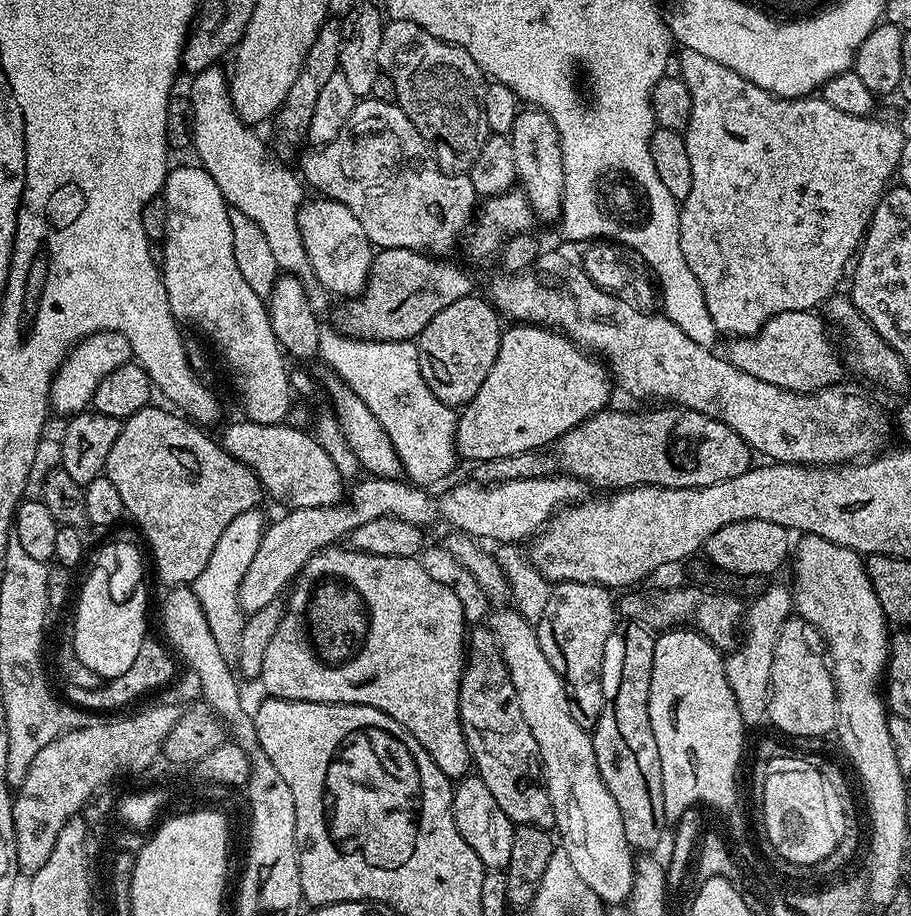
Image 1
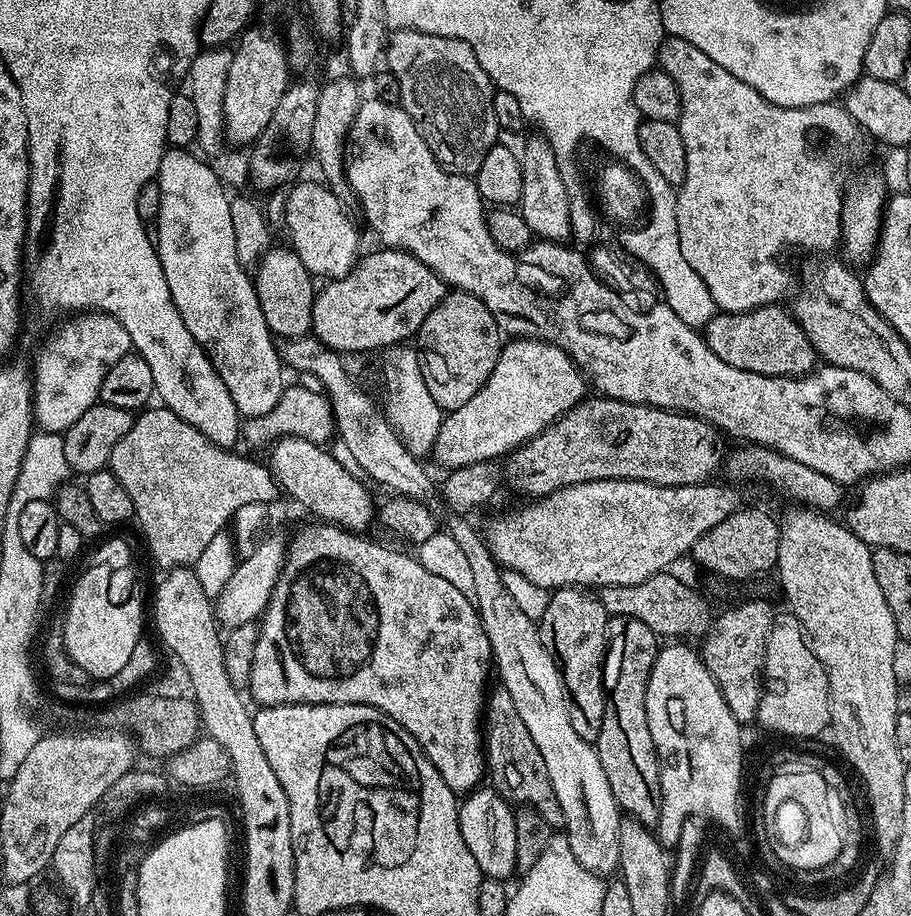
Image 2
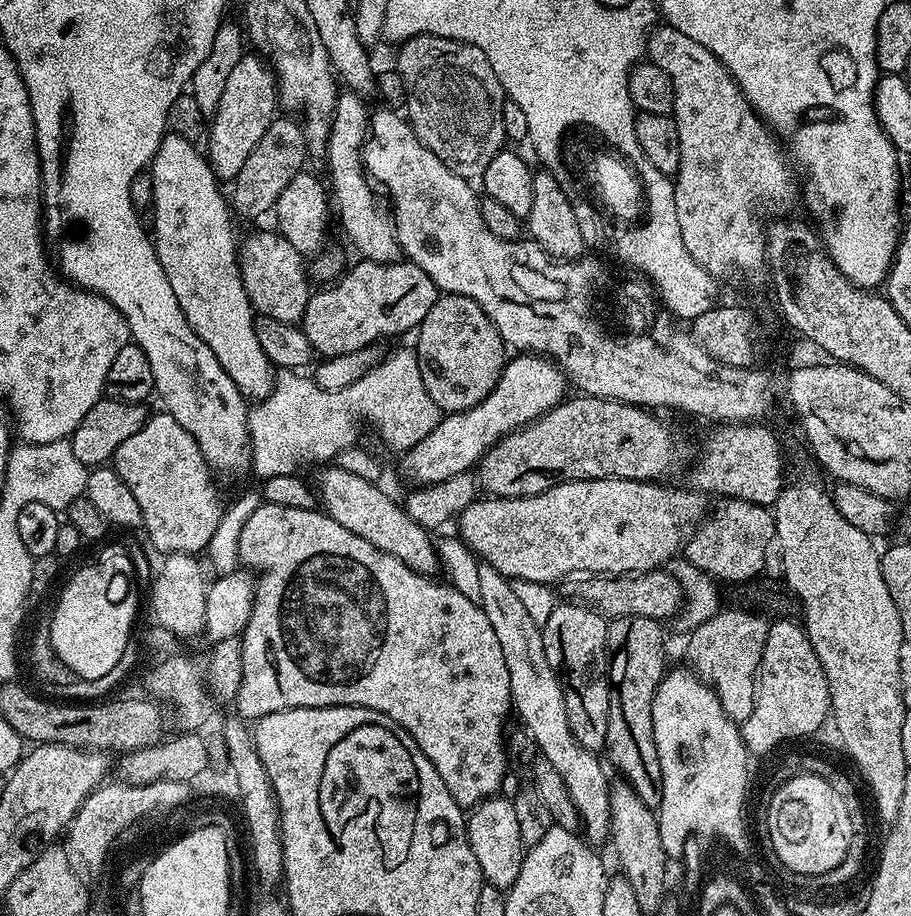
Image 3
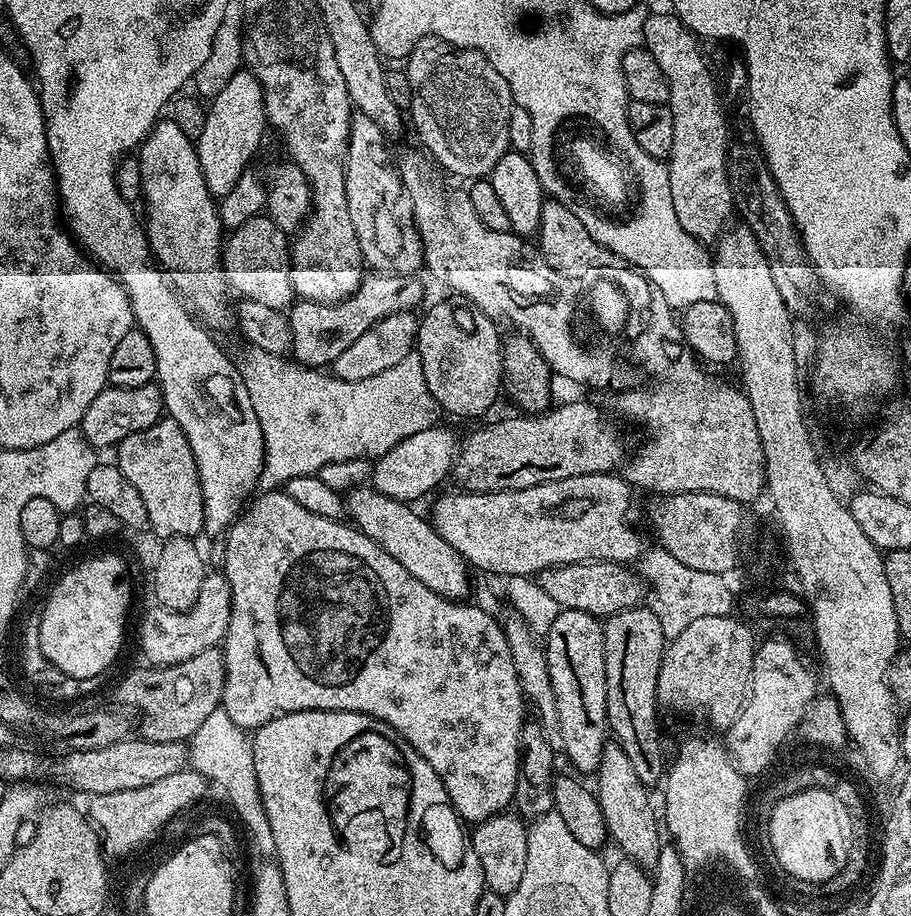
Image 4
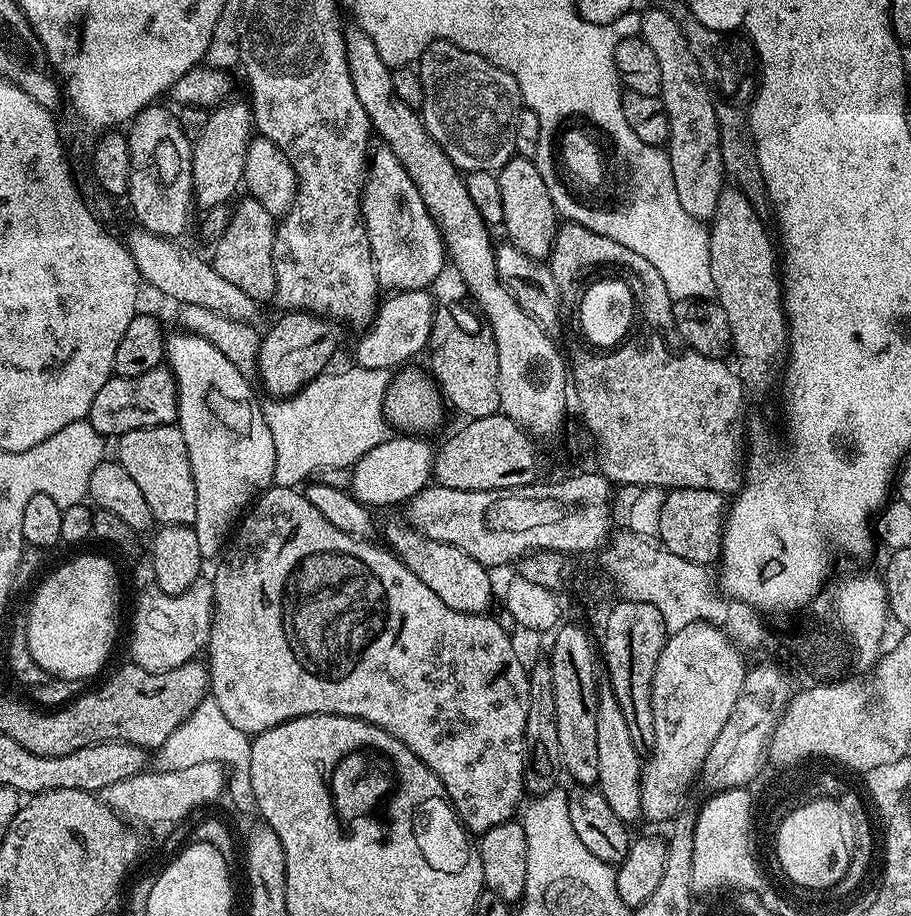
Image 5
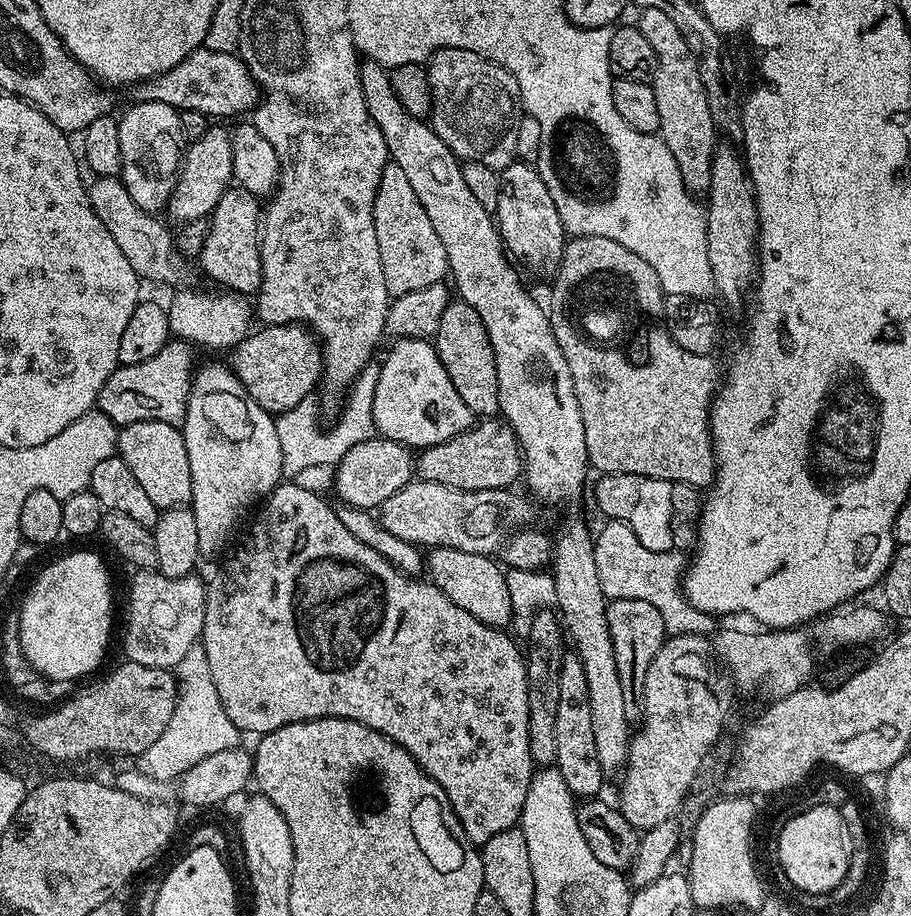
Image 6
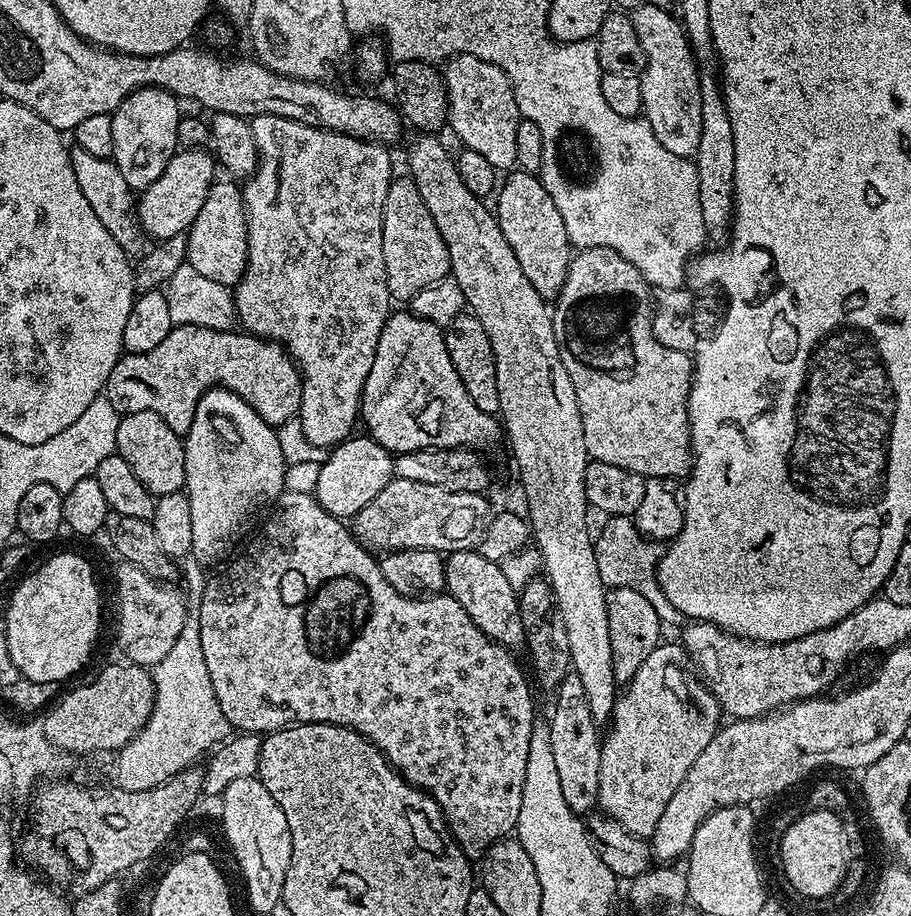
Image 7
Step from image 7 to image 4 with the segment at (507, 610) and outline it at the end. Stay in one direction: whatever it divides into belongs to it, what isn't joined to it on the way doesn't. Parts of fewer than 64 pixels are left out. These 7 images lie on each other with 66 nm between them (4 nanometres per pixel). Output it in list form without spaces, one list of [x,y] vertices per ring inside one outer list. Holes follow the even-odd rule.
[[[371,486],[355,487],[346,496],[347,515],[351,523],[362,534],[366,534],[366,538],[382,546],[382,550],[386,550],[386,554],[390,554],[390,558],[394,558],[398,566],[414,574],[414,578],[418,578],[418,582],[422,582],[426,590],[434,590],[434,594],[444,600],[463,601],[470,592],[468,561],[462,558],[462,554],[458,554],[458,550],[454,550],[454,546],[450,546],[450,542],[446,542],[446,538],[436,533],[436,529],[425,517],[423,520],[416,516],[412,508],[415,507],[411,503],[390,498]]]

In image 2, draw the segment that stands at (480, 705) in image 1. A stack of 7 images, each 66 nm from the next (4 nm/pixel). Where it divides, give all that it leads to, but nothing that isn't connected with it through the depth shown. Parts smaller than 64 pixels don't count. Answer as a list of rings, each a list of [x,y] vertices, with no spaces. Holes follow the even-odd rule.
[[[503,686],[494,688],[487,697],[486,715],[482,720],[482,728],[486,733],[486,768],[490,773],[490,780],[492,776],[491,783],[506,798],[521,800],[521,805],[542,814],[546,822],[554,826],[563,825],[562,806],[558,806],[554,786],[550,786],[546,762],[542,762],[542,754],[538,754],[538,746],[534,746],[534,738],[530,738],[530,730],[526,730],[526,725],[518,714],[518,706],[514,706],[514,698],[510,698]]]

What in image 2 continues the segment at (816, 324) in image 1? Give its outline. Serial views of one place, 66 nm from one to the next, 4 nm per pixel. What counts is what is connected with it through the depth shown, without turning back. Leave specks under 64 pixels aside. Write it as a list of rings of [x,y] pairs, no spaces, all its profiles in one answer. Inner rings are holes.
[[[768,304],[753,312],[720,312],[702,329],[704,341],[730,366],[763,376],[806,376],[818,364],[817,352],[787,307]]]

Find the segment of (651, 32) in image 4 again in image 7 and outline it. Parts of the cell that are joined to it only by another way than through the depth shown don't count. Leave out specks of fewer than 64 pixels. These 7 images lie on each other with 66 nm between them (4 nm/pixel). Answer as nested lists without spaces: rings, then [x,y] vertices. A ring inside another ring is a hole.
[[[638,6],[630,12],[632,25],[648,59],[643,72],[639,73],[644,99],[642,116],[654,130],[658,142],[666,146],[666,150],[692,158],[700,142],[700,70],[683,23],[670,13],[668,8],[658,6]]]

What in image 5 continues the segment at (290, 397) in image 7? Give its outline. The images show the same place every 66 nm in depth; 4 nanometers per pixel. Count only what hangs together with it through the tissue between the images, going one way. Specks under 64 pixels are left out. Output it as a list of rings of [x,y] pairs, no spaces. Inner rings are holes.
[[[291,310],[283,313],[284,317],[273,326],[267,333],[263,333],[256,359],[256,370],[258,380],[264,383],[264,388],[272,398],[283,398],[292,396],[296,392],[301,392],[315,376],[321,375],[324,368],[332,360],[332,355],[336,352],[336,347],[340,344],[341,325],[337,321],[327,319],[323,316],[316,316],[312,312],[294,312]],[[167,367],[146,370],[146,374],[137,376],[113,375],[98,390],[94,402],[86,417],[88,423],[105,438],[119,438],[130,430],[149,428],[159,424],[176,424],[178,398],[176,397],[176,379]],[[112,436],[112,437],[111,437]]]

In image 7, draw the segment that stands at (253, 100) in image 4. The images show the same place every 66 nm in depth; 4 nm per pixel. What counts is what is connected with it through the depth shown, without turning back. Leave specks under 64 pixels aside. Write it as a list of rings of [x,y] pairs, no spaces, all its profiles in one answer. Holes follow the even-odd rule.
[[[204,148],[176,150],[176,153],[169,158],[164,173],[156,181],[153,179],[141,196],[139,193],[140,228],[156,242],[172,238],[176,234],[187,233],[194,218],[198,218],[198,210],[202,210],[202,202],[206,202],[208,191],[212,189],[217,179],[216,168],[218,169],[218,160],[211,151]]]

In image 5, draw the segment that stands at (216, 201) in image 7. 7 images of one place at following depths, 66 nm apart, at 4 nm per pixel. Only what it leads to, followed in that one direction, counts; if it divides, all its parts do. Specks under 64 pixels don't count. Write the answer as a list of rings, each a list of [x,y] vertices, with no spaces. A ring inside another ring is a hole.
[[[244,198],[240,209],[233,211],[226,232],[220,240],[215,241],[216,253],[210,256],[210,263],[222,278],[226,278],[231,285],[238,286],[257,302],[271,301],[276,295],[276,275],[272,259],[277,223],[277,217],[263,208],[262,202]]]

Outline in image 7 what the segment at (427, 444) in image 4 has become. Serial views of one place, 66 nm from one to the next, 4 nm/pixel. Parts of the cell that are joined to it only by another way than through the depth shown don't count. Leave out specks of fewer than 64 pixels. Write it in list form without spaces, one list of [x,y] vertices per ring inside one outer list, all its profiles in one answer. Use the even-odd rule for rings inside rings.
[[[353,434],[335,445],[320,465],[321,474],[314,495],[331,516],[355,518],[394,478],[394,456],[367,434]]]

